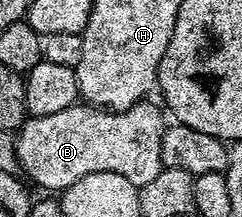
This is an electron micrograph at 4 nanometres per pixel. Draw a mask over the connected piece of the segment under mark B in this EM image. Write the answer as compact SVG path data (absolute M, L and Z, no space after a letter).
M79 102L68 106L68 110L58 111L57 114L30 116L16 133L16 155L21 171L26 171L40 187L51 188L54 194L72 186L72 182L97 172L115 172L139 186L152 182L152 178L156 178L156 174L160 174L163 169L161 146L168 120L161 107L158 109L150 103L133 104L123 112L111 112Z

